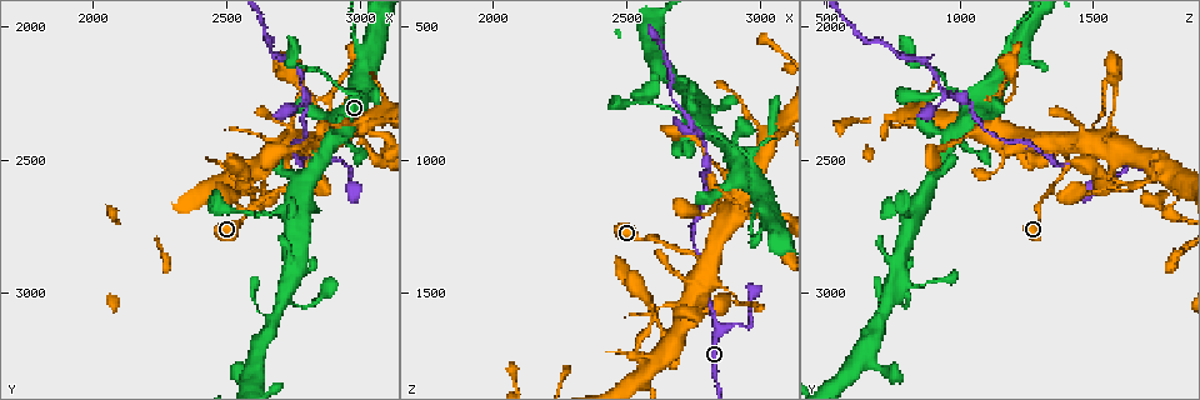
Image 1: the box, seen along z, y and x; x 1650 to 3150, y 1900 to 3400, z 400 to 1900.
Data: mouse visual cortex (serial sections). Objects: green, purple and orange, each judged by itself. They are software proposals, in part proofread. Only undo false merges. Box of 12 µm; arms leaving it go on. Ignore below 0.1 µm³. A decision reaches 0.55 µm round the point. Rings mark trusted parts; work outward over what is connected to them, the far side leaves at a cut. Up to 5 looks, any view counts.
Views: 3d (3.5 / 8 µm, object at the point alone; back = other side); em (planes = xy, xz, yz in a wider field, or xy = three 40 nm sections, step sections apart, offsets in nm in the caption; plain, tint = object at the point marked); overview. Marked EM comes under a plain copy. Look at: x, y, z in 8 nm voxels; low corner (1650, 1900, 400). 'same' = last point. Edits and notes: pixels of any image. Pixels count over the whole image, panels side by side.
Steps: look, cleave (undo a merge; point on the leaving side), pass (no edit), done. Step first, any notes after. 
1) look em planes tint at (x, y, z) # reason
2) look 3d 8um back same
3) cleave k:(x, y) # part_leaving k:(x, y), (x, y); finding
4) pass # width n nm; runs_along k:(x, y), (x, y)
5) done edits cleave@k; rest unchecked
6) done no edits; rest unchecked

look 3d 3.5um at (2810, 2450, 1390) # four or more arms meet

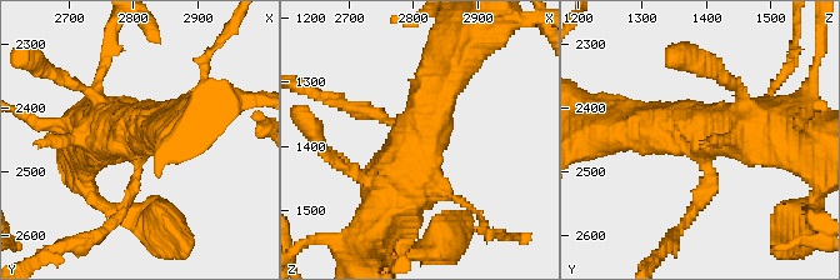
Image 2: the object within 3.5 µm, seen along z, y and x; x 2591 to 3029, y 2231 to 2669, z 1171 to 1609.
look em planes tint at (2800, 2455, 1395) # arms 4; arm_widths 150, 300, 500, 700 nm

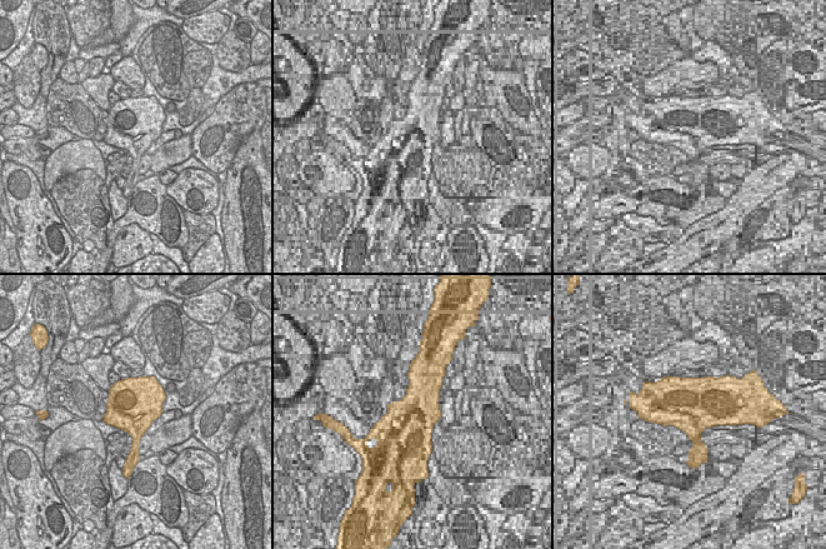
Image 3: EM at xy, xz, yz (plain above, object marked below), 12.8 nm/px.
pass # runs_along 2:(689, 215), (710, 135), (771, 124); continuous, no second cell

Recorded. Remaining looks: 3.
look 3d 3.5um at (2950, 2410, 1160)

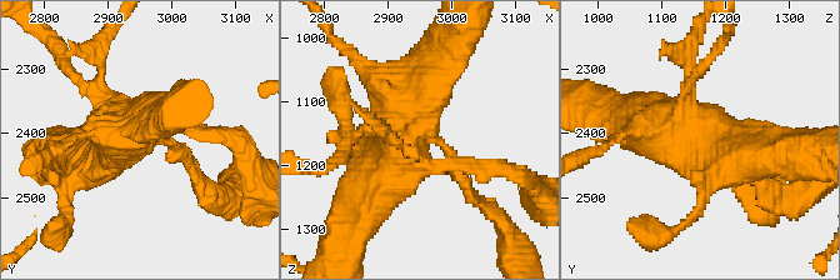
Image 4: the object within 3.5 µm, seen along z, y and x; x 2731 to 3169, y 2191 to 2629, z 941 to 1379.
pass # all the same cell

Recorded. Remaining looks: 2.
done no edits; rest unchecked

